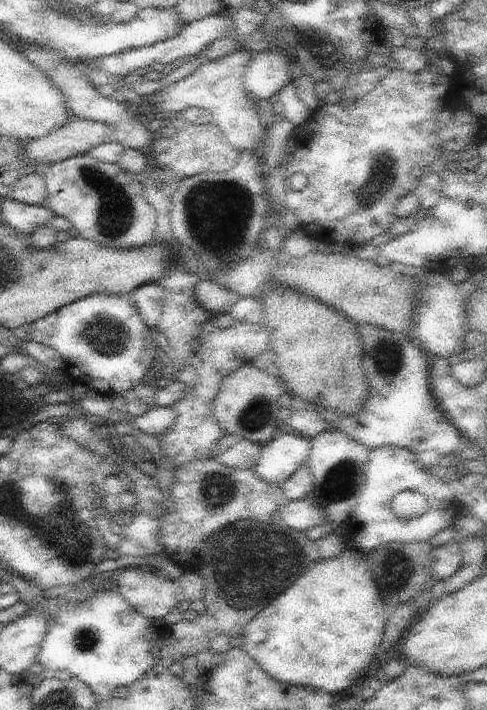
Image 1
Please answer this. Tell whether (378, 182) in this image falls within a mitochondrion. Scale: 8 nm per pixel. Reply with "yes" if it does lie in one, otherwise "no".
yes

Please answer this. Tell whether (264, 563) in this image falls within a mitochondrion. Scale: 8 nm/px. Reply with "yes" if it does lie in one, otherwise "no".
yes

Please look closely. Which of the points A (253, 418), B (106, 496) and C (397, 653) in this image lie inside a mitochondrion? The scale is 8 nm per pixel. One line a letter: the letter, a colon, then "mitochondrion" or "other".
A: mitochondrion
B: other
C: other

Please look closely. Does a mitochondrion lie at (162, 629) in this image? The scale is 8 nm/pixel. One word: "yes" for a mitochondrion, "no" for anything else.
no

